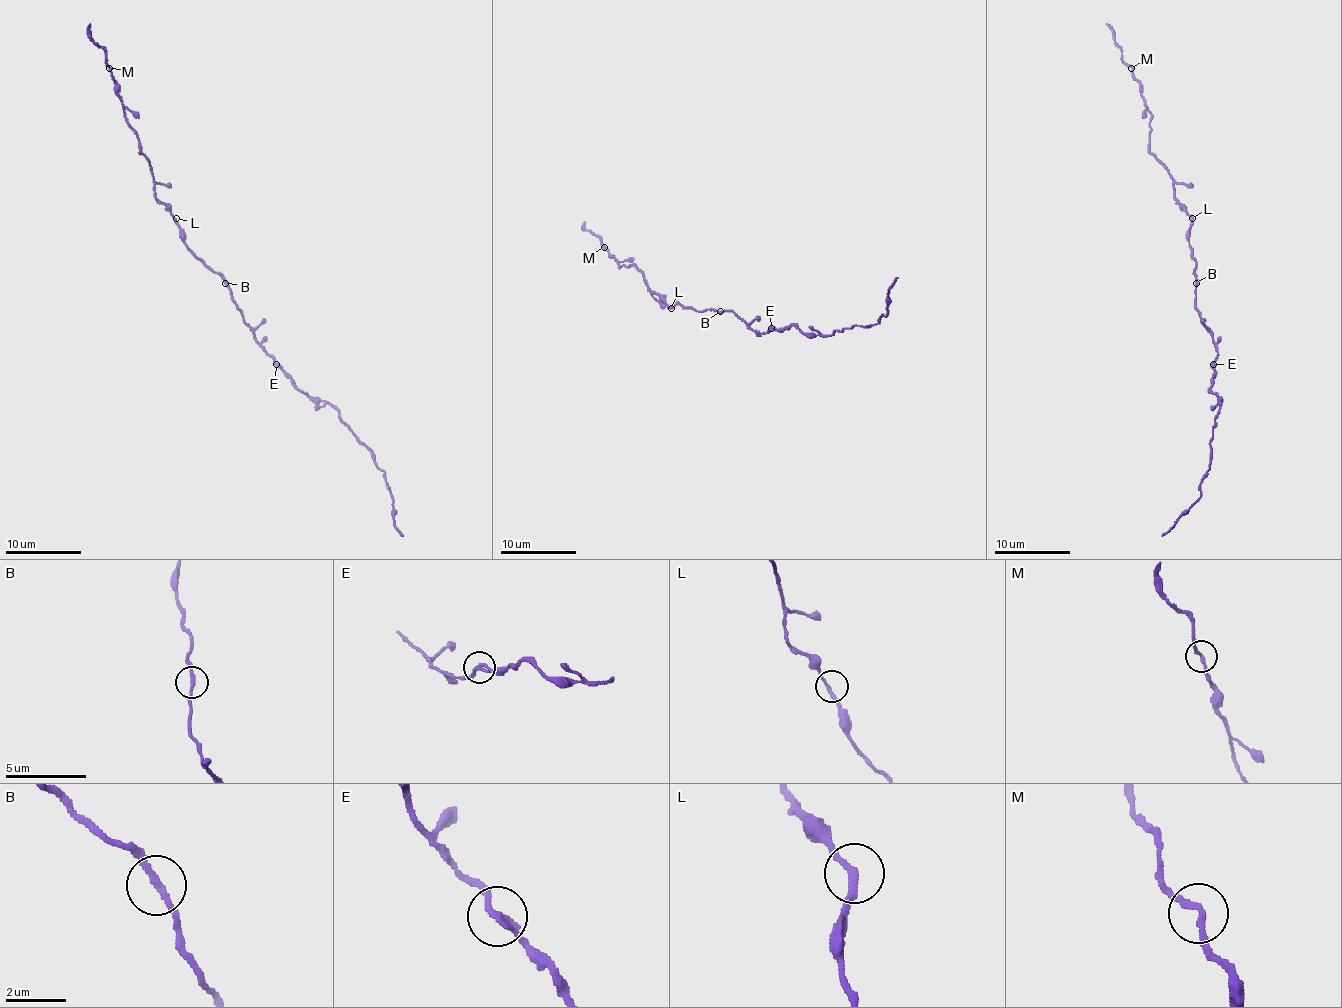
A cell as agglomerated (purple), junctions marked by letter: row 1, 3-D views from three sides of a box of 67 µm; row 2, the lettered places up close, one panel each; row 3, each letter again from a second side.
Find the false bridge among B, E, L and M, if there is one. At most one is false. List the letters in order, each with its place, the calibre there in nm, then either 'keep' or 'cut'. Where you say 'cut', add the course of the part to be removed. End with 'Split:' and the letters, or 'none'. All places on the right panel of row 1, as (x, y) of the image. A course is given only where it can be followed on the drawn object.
B: place (1196, 283); calibre 200 nm; keep
E: place (1213, 364); calibre 200 nm; keep
L: place (1192, 218); calibre 200 nm; keep
M: place (1131, 68); calibre 200 nm; keep
Split: none

